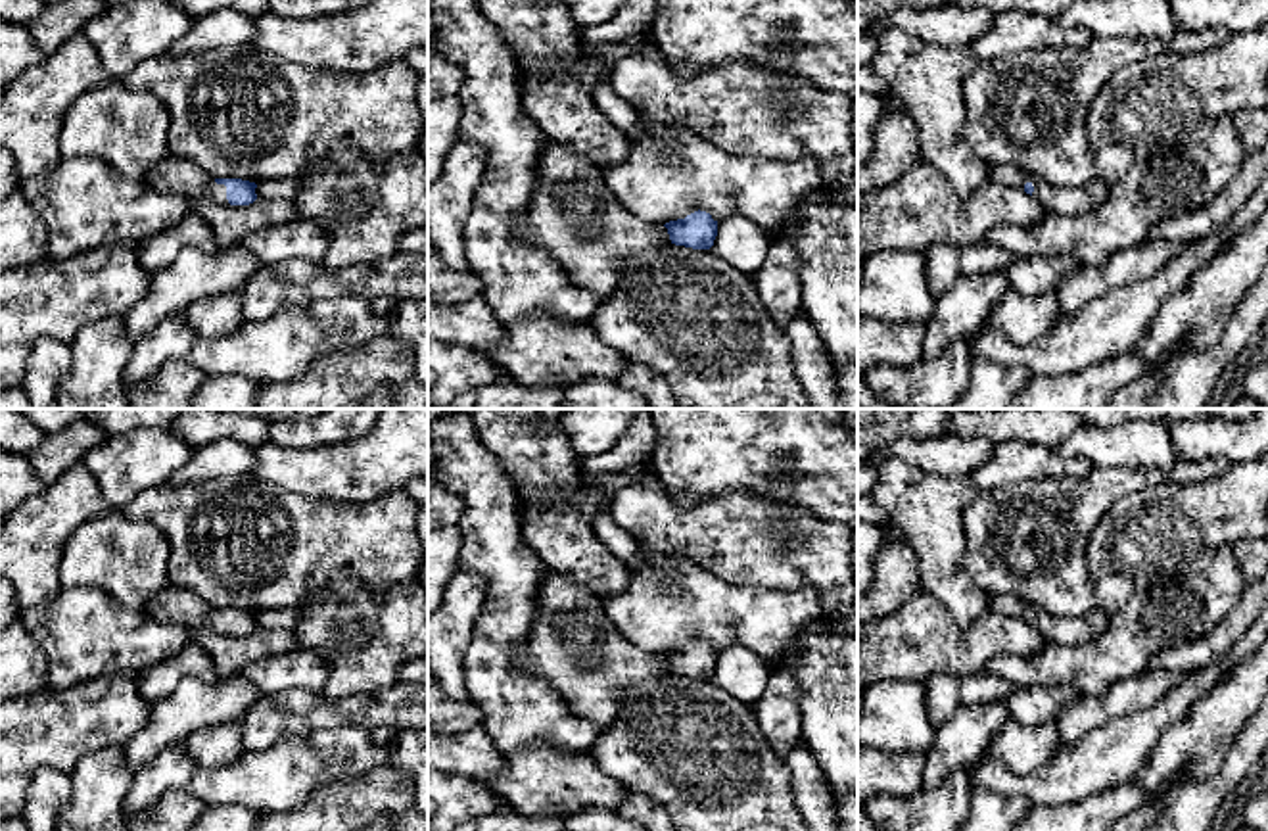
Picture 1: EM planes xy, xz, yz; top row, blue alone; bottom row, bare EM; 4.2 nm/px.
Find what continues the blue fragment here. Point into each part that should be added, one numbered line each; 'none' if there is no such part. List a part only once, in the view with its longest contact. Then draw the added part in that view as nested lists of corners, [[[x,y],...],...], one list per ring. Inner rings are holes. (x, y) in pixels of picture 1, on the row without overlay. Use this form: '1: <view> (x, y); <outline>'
1: xy (171, 605); [[[171,583],[146,605],[144,612],[159,624],[176,624],[186,629],[213,629],[230,635],[224,614],[217,614],[196,593]]]

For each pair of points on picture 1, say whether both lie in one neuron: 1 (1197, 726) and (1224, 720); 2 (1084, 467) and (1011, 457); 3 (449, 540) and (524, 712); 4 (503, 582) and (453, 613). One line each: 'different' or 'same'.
1: same
2: same
3: different
4: different

